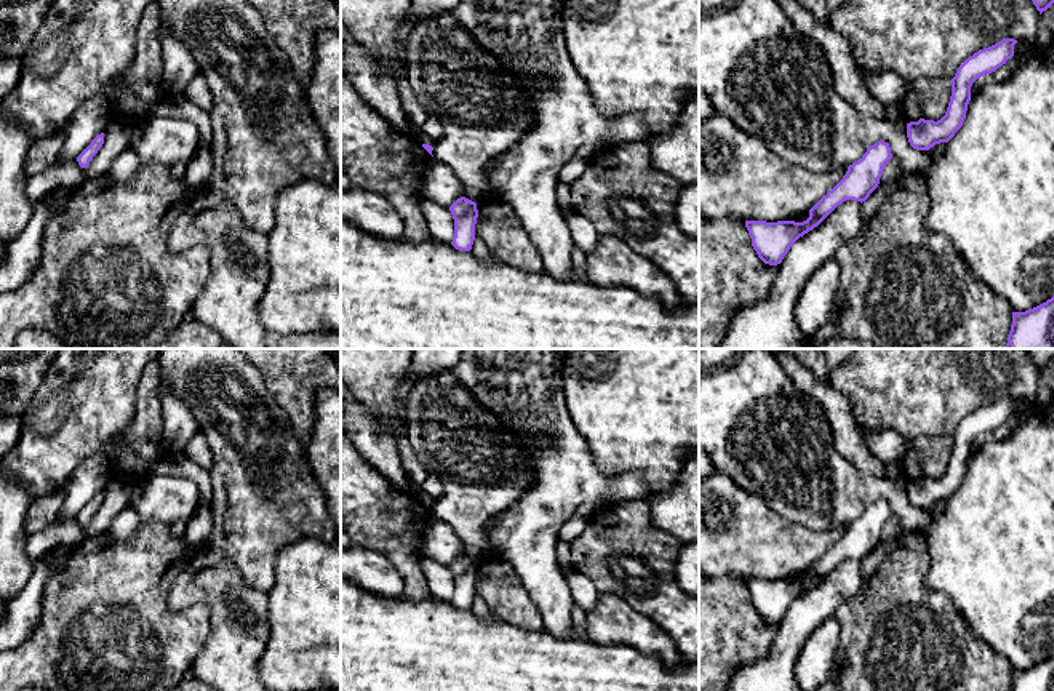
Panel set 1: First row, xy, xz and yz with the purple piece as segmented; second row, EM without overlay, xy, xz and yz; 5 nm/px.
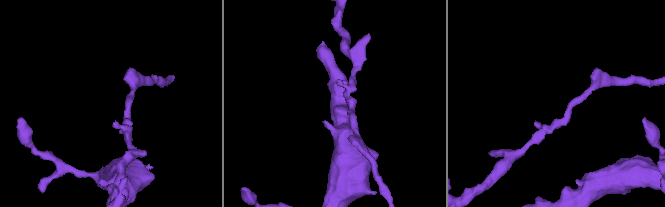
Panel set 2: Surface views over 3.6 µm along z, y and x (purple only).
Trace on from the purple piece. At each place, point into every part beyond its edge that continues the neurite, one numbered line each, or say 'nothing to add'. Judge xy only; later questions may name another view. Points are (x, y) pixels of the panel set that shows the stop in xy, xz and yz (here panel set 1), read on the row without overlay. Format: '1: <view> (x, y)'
nothing to add

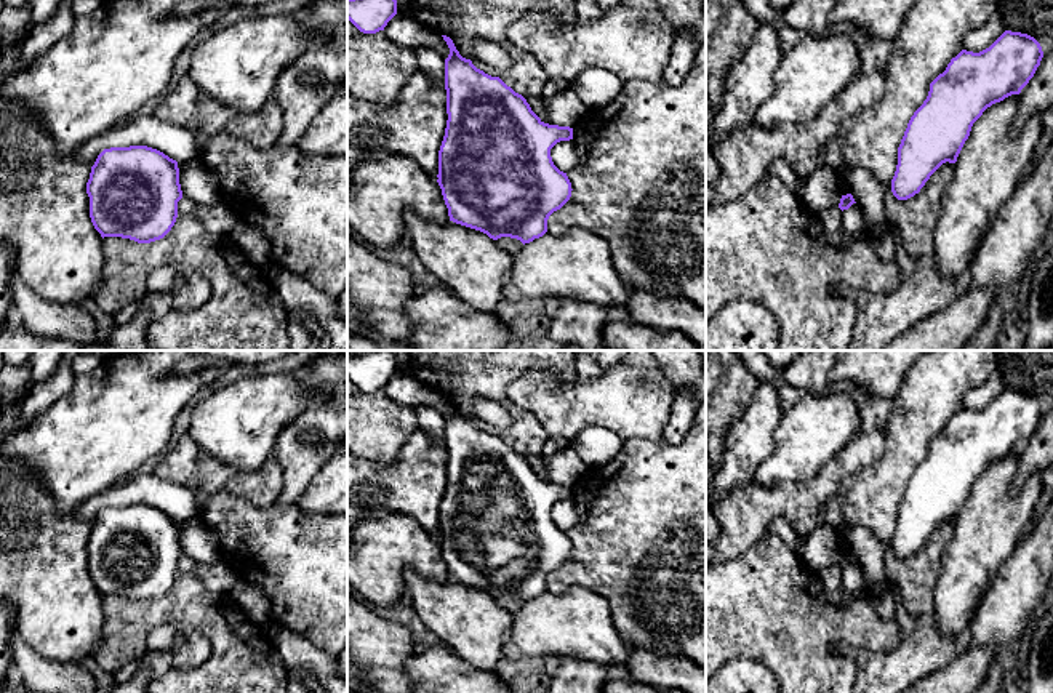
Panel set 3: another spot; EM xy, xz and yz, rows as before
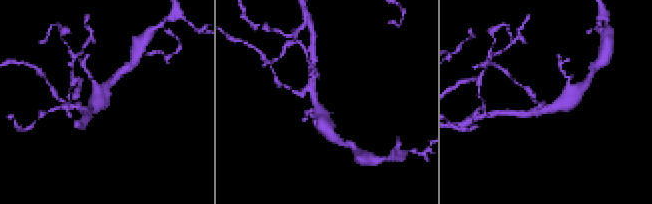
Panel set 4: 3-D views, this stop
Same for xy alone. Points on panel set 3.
nothing to add

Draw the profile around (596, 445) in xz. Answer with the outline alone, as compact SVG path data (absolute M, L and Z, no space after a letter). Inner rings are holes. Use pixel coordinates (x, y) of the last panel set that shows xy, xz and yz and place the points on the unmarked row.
M587 427L578 434L570 447L587 466L605 466L623 450L624 440L605 427Z

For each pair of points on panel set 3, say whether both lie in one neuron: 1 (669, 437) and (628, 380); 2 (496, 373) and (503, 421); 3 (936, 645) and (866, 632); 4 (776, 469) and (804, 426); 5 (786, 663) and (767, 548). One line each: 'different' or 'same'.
1: different
2: different
3: different
4: same
5: same

